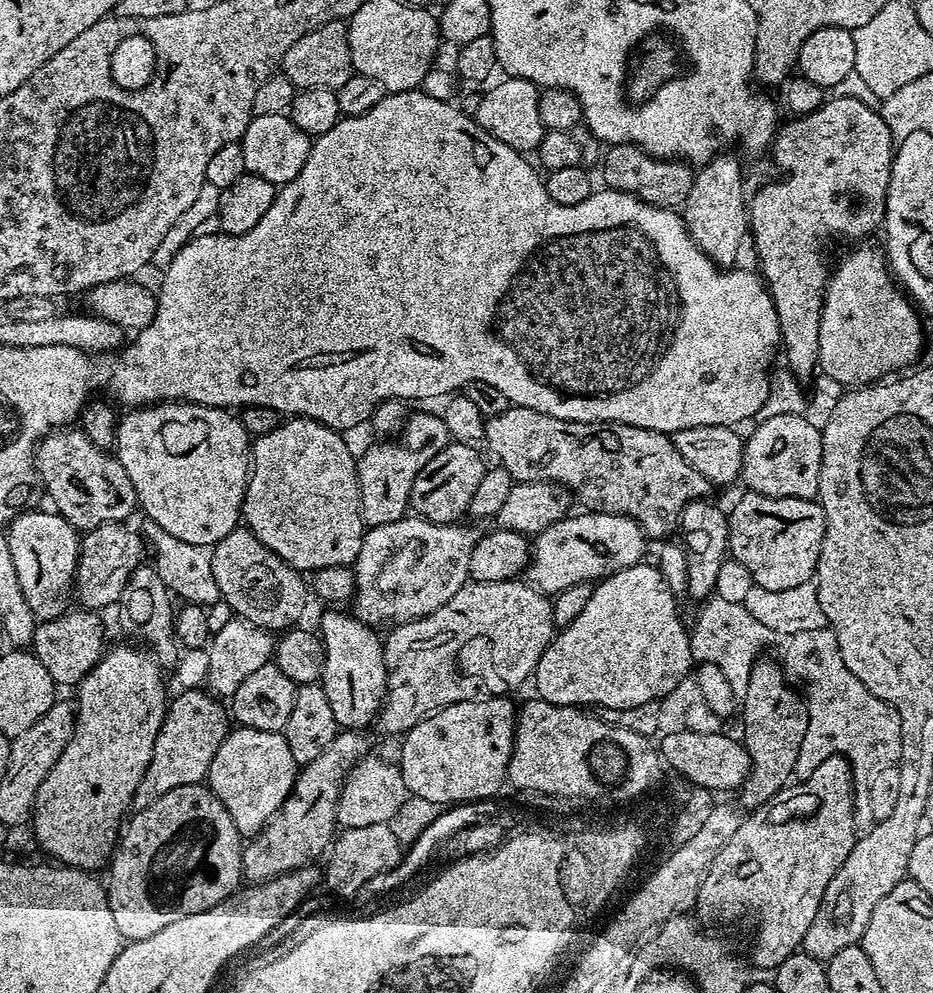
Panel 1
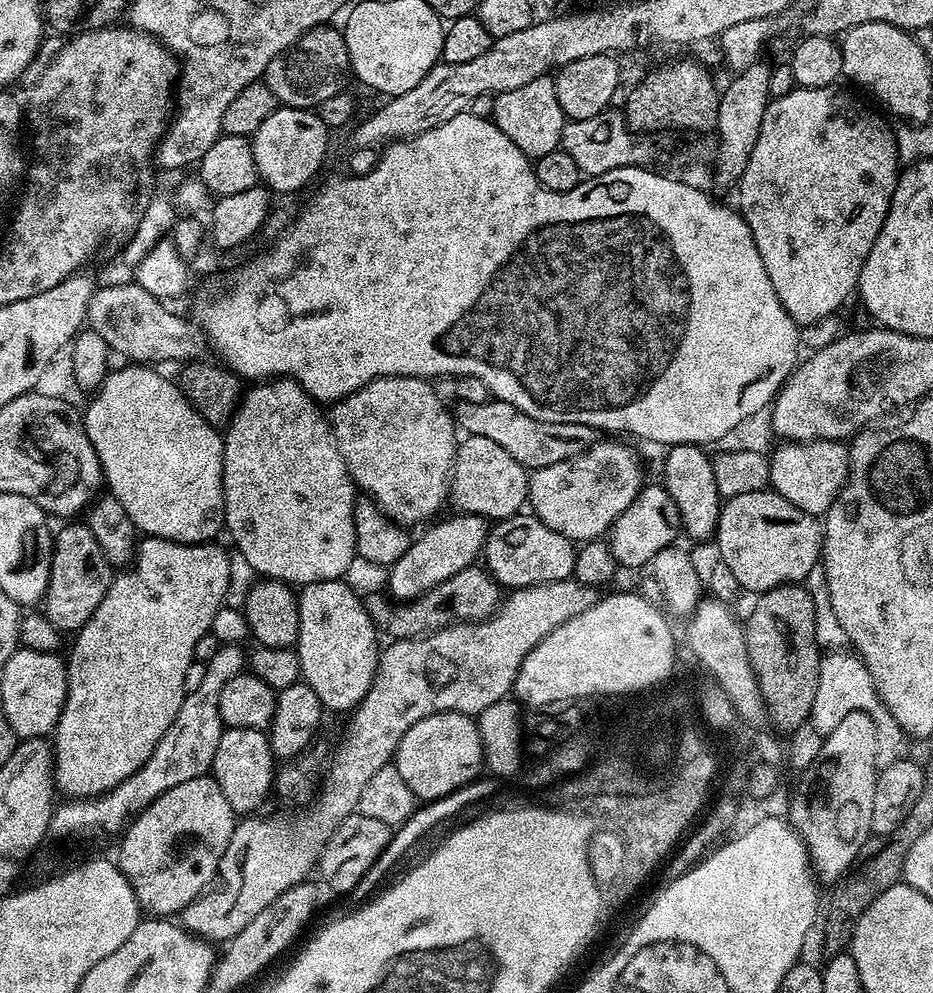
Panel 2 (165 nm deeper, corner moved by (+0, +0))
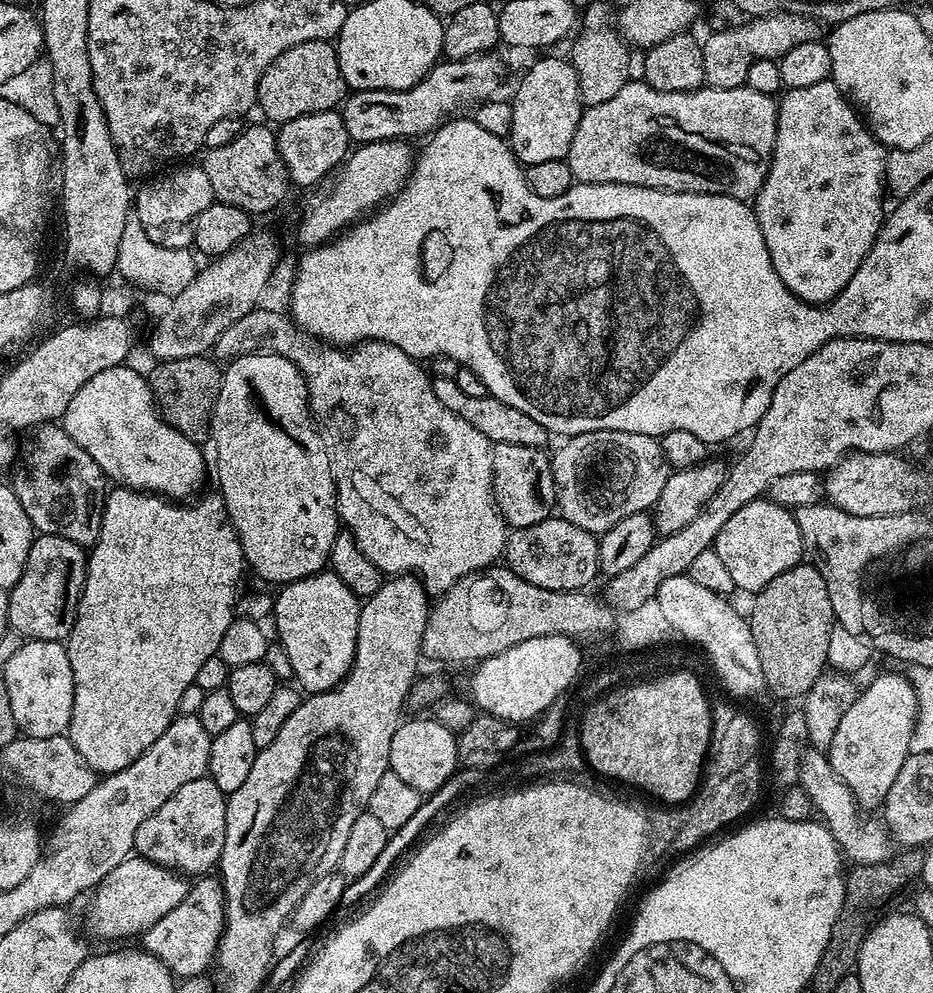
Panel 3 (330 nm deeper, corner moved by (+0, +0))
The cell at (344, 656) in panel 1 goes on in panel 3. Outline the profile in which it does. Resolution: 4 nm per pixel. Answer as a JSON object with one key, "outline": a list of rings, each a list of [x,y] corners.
{"outline":[[[331,570],[285,584],[274,597],[278,643],[290,658],[295,683],[308,694],[325,692],[342,683],[356,653],[361,606],[358,597]]]}

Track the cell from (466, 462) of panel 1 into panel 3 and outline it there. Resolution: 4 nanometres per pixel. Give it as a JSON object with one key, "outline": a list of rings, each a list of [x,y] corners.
{"outline":[[[492,444],[492,493],[509,529],[534,526],[548,519],[556,508],[551,455],[543,448]]]}

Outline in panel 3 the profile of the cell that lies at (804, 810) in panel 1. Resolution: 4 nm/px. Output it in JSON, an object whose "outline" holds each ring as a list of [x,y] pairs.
{"outline":[[[888,672],[885,676],[876,676],[865,688],[859,689],[856,700],[842,714],[842,722],[838,722],[838,731],[834,733],[834,742],[826,753],[830,766],[837,770],[856,768],[860,777],[851,781],[852,793],[856,795],[857,805],[864,810],[879,809],[884,803],[890,786],[894,786],[894,778],[898,778],[898,770],[902,770],[902,762],[910,755],[908,747],[916,725],[916,685],[910,679],[899,676],[896,672]]]}

